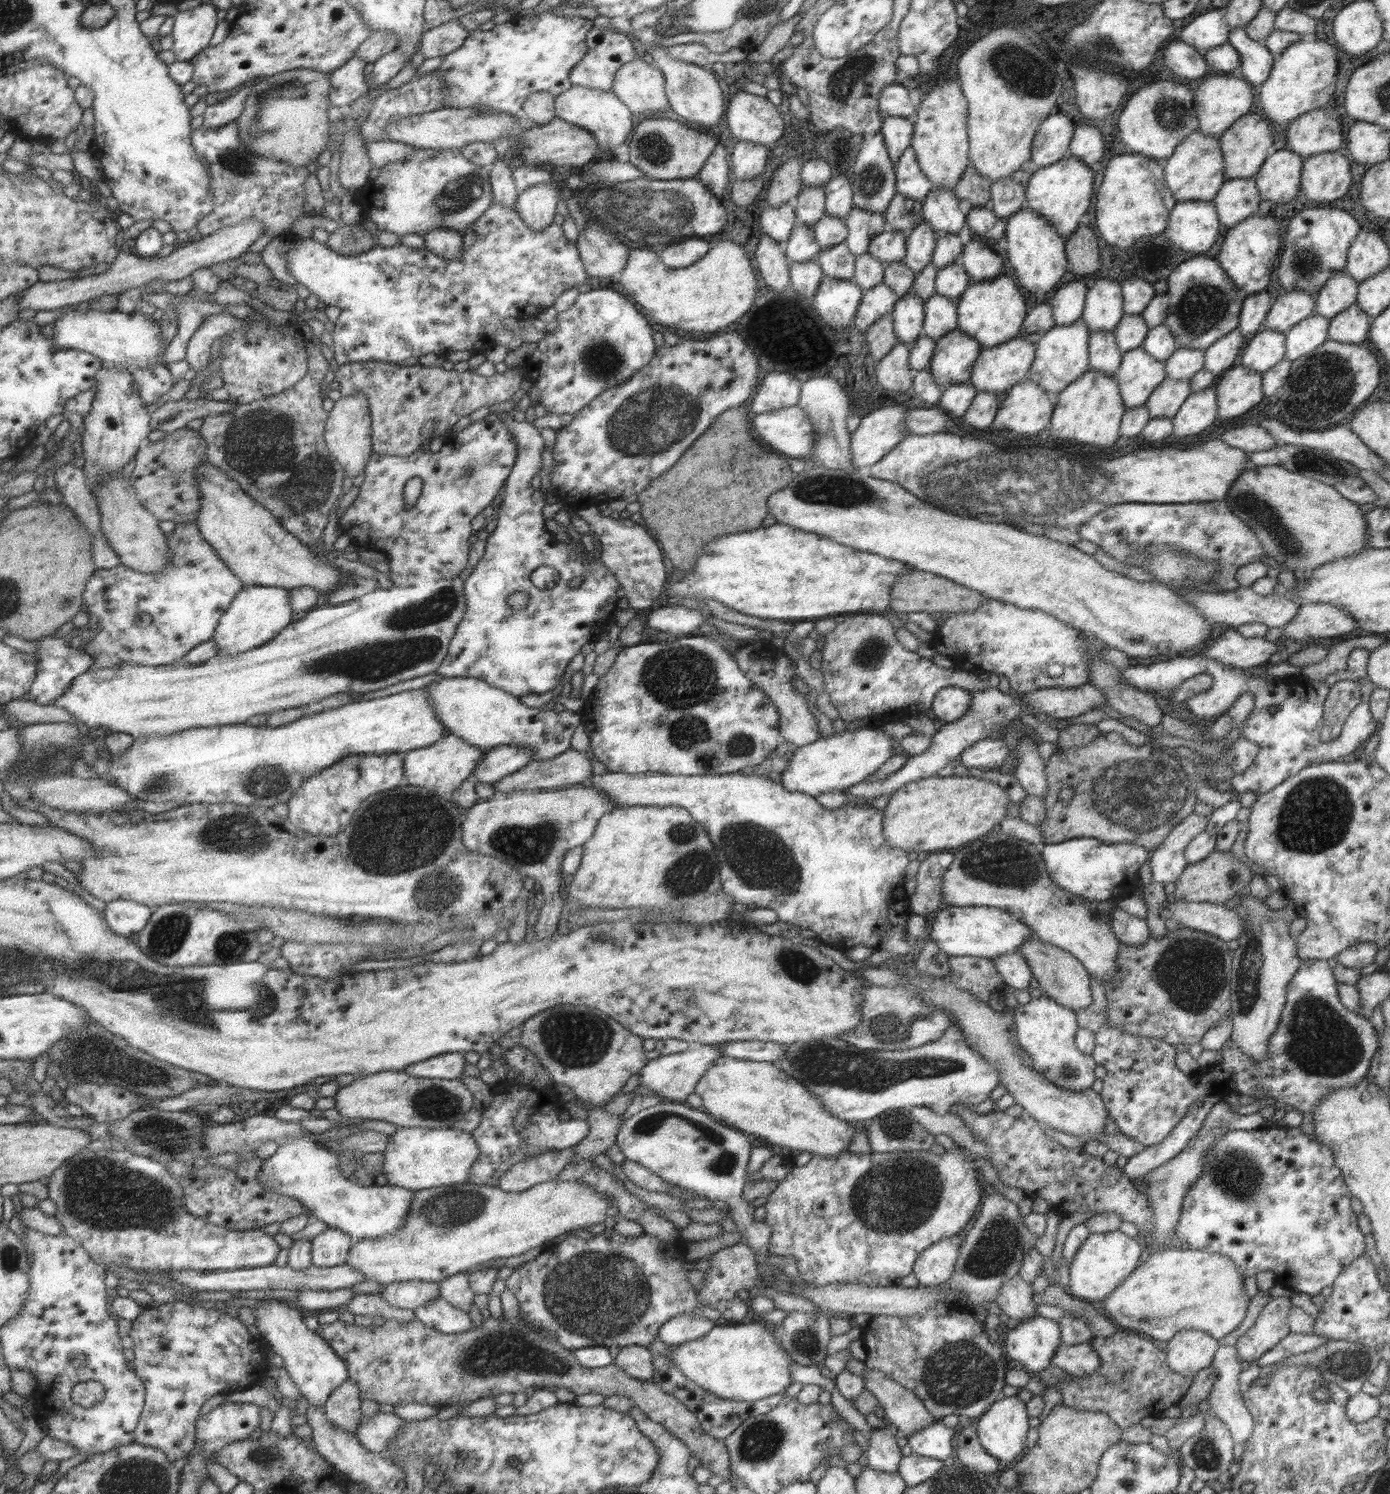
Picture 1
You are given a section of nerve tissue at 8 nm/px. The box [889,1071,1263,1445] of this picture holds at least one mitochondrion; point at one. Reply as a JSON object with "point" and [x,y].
{"point":[958,1375]}

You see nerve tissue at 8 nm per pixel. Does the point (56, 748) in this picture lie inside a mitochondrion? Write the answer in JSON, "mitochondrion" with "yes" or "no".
{"mitochondrion":"yes"}

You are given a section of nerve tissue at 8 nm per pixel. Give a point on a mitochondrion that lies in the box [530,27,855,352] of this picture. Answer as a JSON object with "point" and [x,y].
{"point":[657,211]}

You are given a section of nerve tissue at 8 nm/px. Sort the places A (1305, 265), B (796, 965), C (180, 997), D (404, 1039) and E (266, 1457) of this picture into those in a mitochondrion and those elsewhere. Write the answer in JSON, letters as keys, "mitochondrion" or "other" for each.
{"A":"mitochondrion","B":"mitochondrion","C":"mitochondrion","D":"other","E":"mitochondrion"}

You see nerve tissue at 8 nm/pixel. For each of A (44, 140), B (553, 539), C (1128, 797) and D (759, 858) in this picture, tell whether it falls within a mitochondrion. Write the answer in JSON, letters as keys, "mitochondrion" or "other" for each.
{"A":"other","B":"other","C":"mitochondrion","D":"mitochondrion"}

